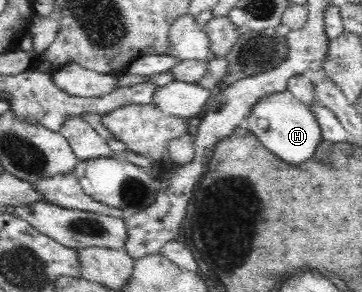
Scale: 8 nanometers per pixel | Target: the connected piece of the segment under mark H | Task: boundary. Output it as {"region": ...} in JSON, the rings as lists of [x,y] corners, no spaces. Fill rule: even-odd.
{"region":[[[288,89],[258,99],[246,119],[245,126],[274,155],[292,165],[300,165],[312,159],[318,145],[324,141],[322,129],[312,112],[312,107],[304,105]]]}

